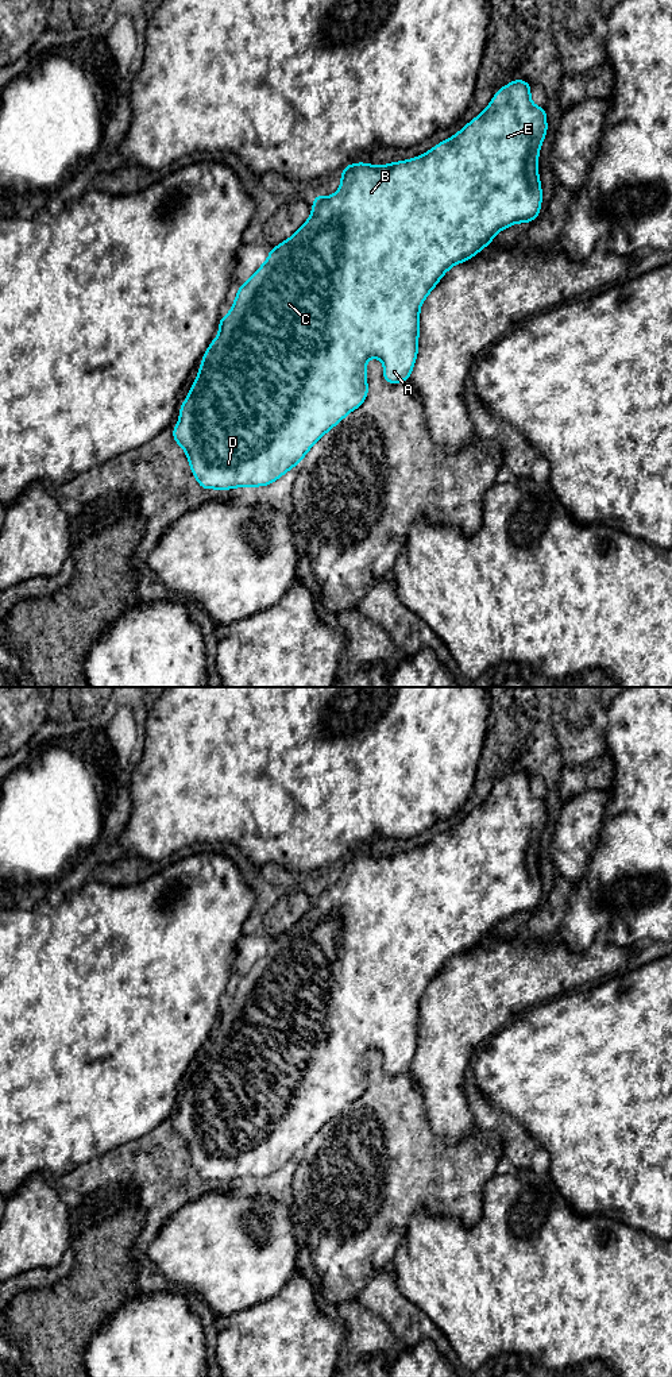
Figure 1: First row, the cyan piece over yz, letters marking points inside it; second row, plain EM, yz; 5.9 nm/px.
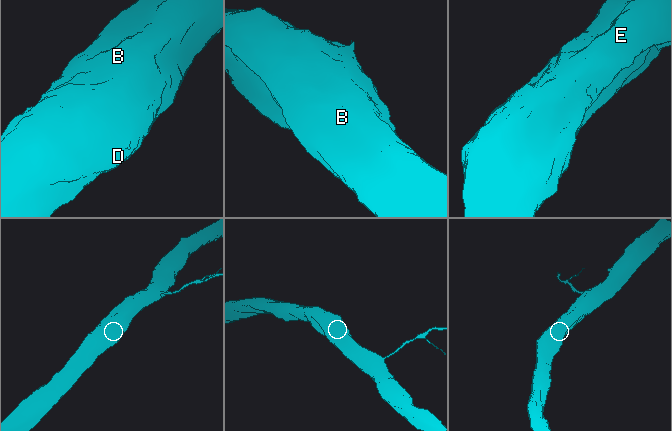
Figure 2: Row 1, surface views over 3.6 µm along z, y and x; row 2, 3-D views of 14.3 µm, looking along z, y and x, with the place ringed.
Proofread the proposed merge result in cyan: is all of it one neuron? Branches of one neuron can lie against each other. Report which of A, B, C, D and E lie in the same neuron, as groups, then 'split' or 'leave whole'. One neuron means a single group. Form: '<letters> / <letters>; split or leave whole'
A B C D E; leave whole

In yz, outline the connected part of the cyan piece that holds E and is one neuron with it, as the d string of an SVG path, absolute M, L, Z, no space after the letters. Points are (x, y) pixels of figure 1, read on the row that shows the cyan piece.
M515 80L505 85L494 94L493 101L480 115L456 135L440 142L420 157L382 166L363 162L348 165L340 173L339 190L329 197L316 194L306 223L291 238L273 247L269 259L237 289L229 313L219 321L219 336L211 342L202 356L198 375L179 408L179 421L173 431L175 443L185 450L192 472L202 489L229 490L232 487L267 486L300 464L318 439L366 400L368 393L366 364L370 358L378 358L383 363L383 378L387 383L409 379L418 352L420 308L441 277L452 266L475 256L483 247L490 246L499 231L515 223L530 223L540 215L542 192L537 161L548 127L545 109L532 103L530 89L525 80Z

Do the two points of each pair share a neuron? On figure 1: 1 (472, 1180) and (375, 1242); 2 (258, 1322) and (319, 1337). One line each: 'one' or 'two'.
1: one
2: one

